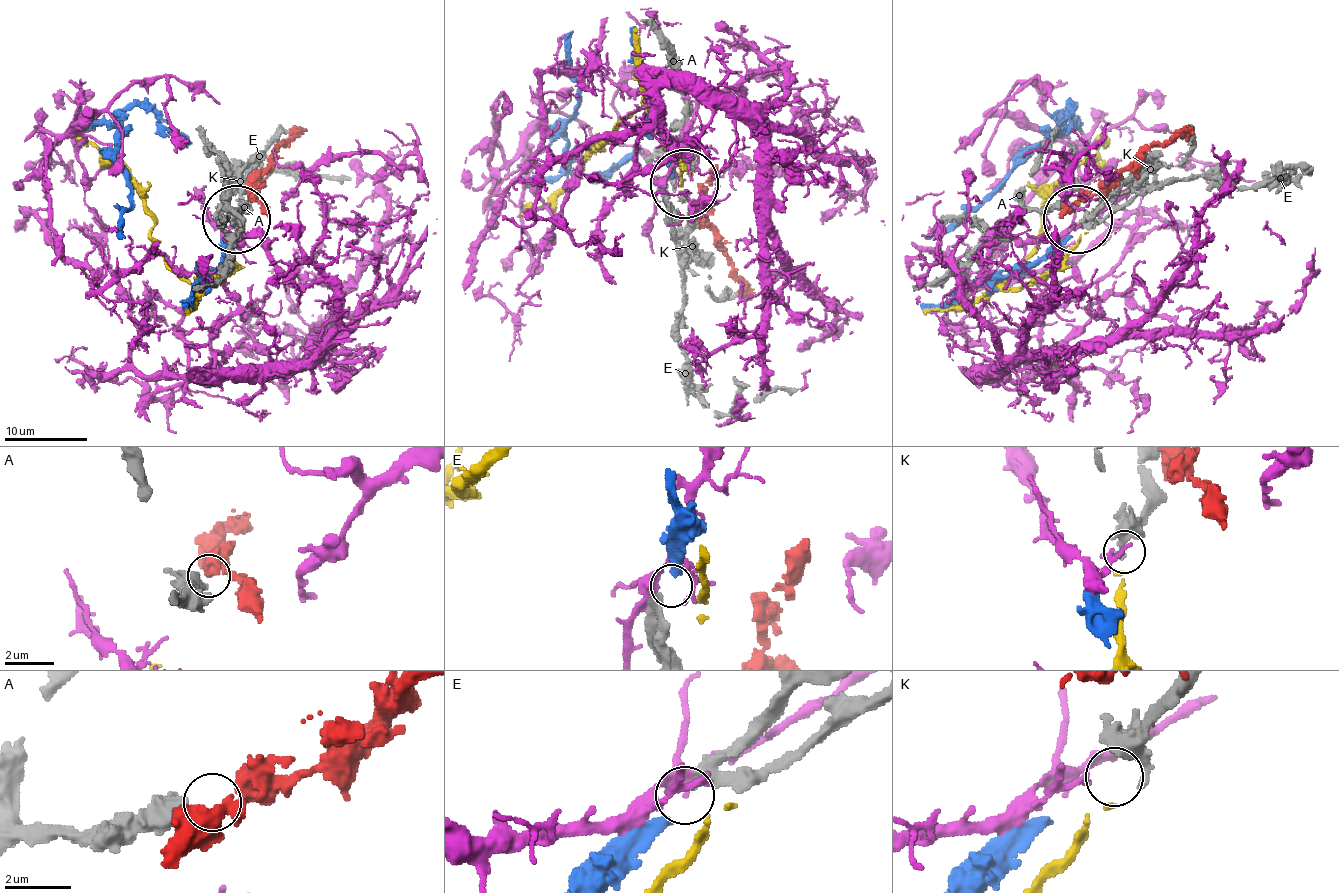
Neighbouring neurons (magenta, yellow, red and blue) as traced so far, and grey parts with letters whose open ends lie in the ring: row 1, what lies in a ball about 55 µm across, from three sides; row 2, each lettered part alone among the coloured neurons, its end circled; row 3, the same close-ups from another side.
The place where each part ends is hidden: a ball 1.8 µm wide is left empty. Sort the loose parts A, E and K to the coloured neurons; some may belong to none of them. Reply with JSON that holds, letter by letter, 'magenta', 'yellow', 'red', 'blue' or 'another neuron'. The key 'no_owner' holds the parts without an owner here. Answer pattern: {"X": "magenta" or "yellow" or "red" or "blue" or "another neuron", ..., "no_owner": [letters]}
{"A": "red", "E": "blue", "K": "yellow", "no_owner": []}

